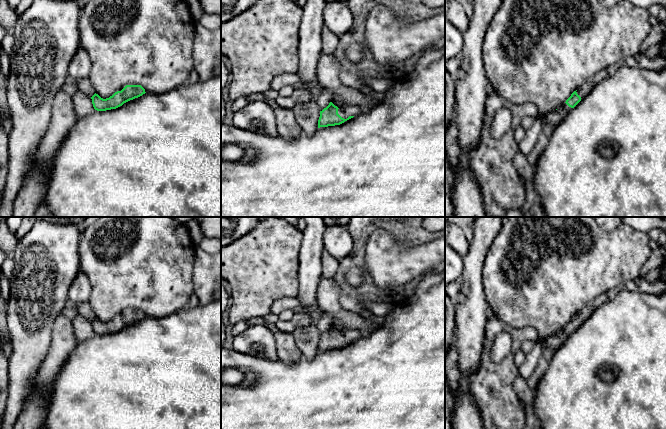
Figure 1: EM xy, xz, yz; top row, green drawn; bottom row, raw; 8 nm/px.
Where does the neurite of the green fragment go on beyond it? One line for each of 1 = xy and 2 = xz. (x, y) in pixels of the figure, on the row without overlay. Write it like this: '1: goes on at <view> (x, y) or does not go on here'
1: does not go on here
2: goes on at xz (351, 334)

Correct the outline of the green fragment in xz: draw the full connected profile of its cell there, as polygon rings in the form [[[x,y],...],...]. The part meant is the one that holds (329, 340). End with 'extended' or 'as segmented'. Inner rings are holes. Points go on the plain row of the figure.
[[[330,326],[326,332],[320,335],[318,352],[340,349],[354,340],[360,339],[362,336],[363,335],[355,329],[338,332]]] | extended

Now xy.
[[[126,309],[121,315],[115,316],[109,322],[103,323],[95,317],[91,323],[95,334],[106,335],[116,333],[124,327],[138,322],[145,317],[145,313],[141,309]]] | as segmented

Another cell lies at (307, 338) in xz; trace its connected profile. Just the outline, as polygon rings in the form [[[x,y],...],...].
[[[314,324],[302,326],[292,332],[295,343],[300,352],[307,359],[313,359],[318,353],[318,344],[320,341],[319,331]]]

